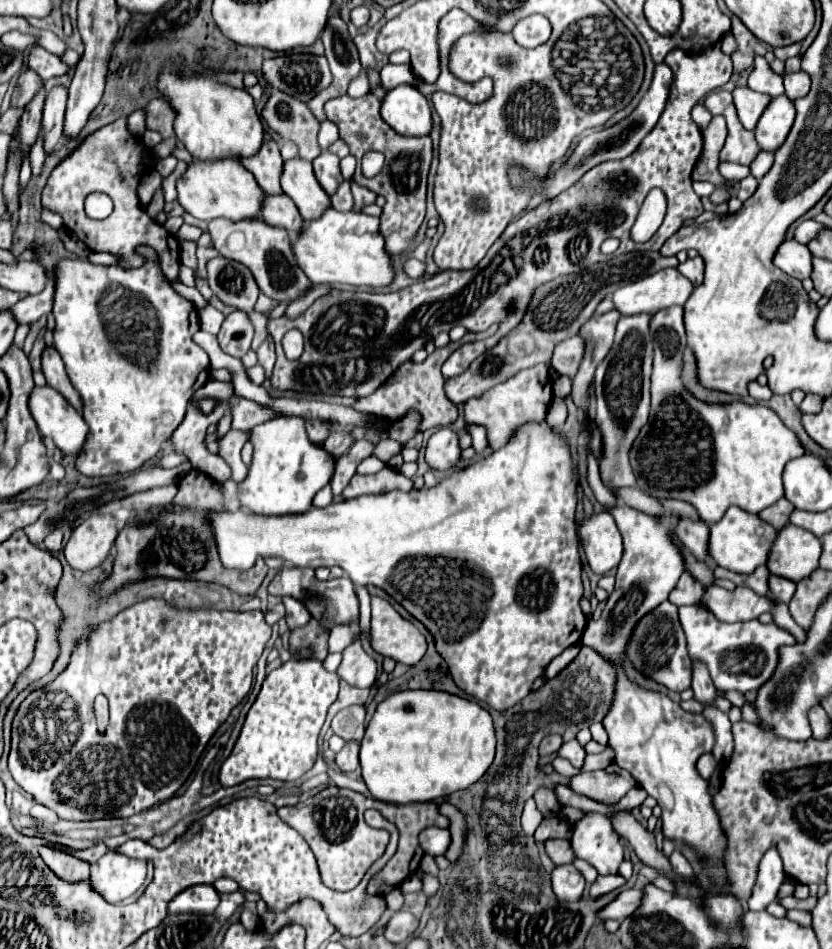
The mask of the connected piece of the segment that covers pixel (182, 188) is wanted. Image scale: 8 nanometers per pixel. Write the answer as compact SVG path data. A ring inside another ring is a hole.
M232 158L220 160L194 160L188 164L186 172L176 182L178 188L178 202L180 206L198 220L214 220L214 218L228 218L228 220L244 220L256 218L262 208L264 192L258 188L254 176Z

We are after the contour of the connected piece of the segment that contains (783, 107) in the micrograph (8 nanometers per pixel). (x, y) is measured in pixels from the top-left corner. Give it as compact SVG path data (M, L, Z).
M788 96L772 98L756 126L758 146L762 150L774 152L774 148L778 148L778 144L782 144L782 140L786 140L786 136L792 128L792 122L794 122L794 114L796 114L796 110L794 110L792 100L788 100Z

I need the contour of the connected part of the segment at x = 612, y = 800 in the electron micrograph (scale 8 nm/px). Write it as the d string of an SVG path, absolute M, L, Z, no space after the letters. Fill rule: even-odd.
M616 766L616 770L596 770L596 772L580 772L570 778L568 784L576 794L582 794L600 804L616 804L630 788L636 788L634 778Z

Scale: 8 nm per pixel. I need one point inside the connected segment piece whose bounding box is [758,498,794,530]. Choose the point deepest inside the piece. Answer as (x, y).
(777, 515)

